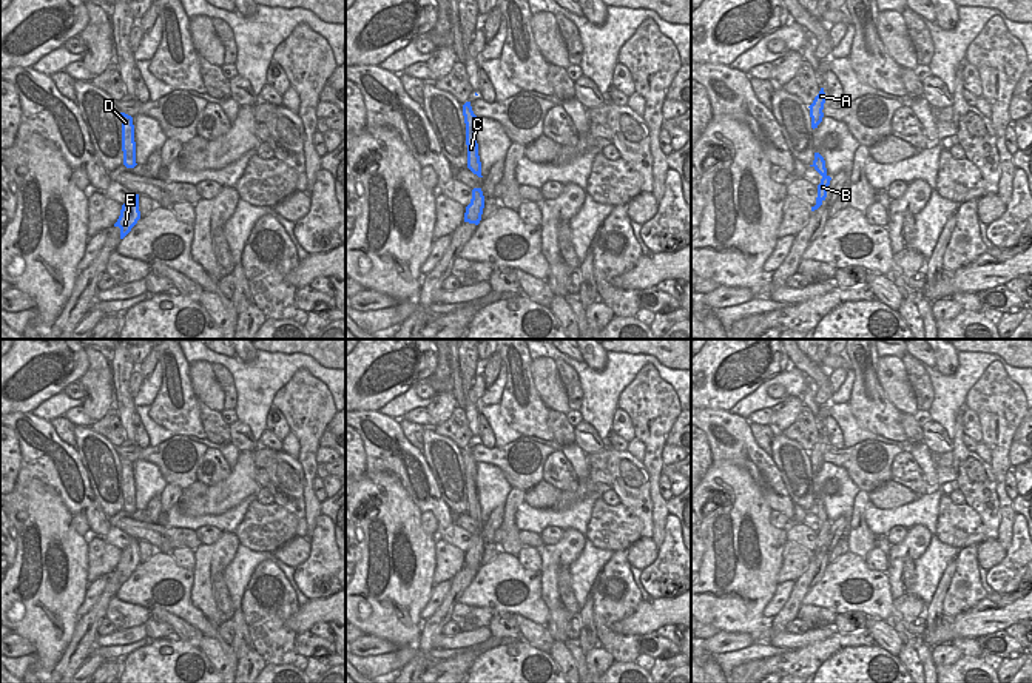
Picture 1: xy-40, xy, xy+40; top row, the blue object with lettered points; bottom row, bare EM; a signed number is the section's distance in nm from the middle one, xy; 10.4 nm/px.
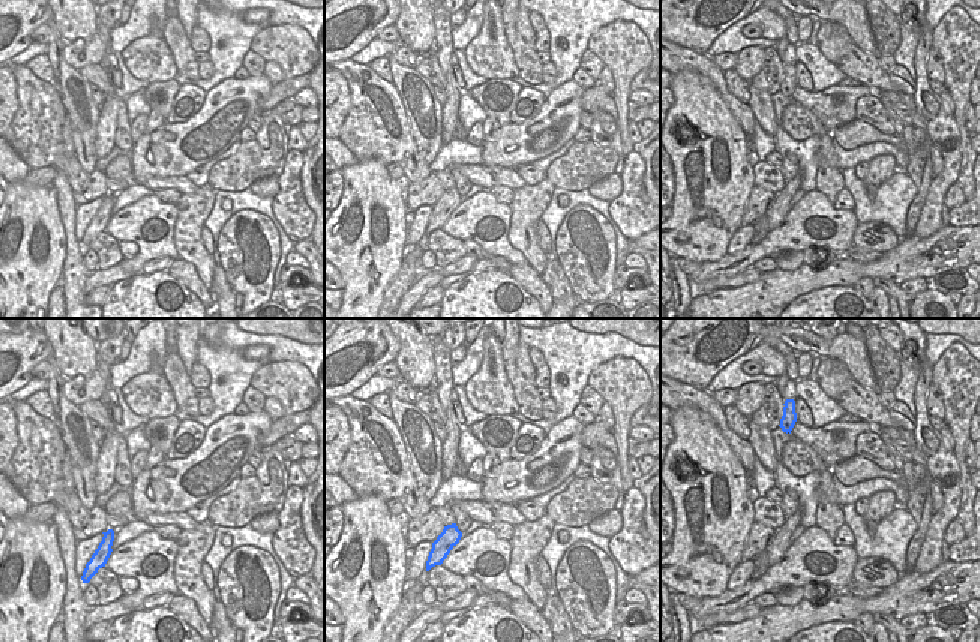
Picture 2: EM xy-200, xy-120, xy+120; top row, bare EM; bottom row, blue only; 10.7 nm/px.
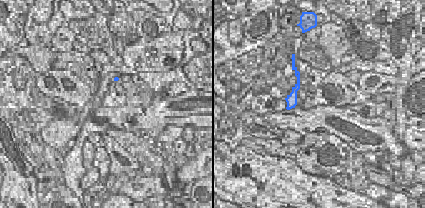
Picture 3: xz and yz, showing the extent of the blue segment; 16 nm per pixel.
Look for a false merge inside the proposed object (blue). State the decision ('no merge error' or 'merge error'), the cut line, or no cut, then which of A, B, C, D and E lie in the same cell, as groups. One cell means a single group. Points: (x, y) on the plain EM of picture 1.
no merge error; cut none; groups A B C D E

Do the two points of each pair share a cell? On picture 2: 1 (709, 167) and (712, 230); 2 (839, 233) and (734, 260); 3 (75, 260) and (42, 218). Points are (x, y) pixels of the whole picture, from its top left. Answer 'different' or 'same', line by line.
1: same
2: same
3: different

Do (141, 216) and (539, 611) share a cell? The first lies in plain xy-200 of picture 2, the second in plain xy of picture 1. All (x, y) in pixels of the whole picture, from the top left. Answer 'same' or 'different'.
same

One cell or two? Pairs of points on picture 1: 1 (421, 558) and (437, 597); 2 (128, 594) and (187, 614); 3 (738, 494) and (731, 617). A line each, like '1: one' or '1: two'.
1: two
2: one
3: one

